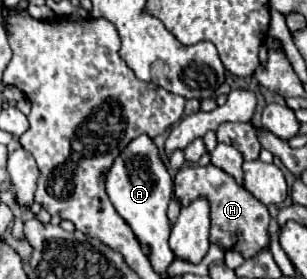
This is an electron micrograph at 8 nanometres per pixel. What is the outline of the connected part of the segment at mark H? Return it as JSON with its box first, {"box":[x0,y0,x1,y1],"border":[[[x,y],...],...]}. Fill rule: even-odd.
{"box":[175,166,271,260],"border":[[[185,166],[179,168],[175,174],[175,198],[181,202],[183,208],[187,208],[193,200],[205,198],[211,206],[211,234],[209,240],[217,244],[223,252],[235,250],[245,260],[253,258],[261,250],[269,250],[271,238],[269,238],[269,210],[265,204],[255,200],[243,186],[235,182],[233,176],[219,170],[217,166]]]}

